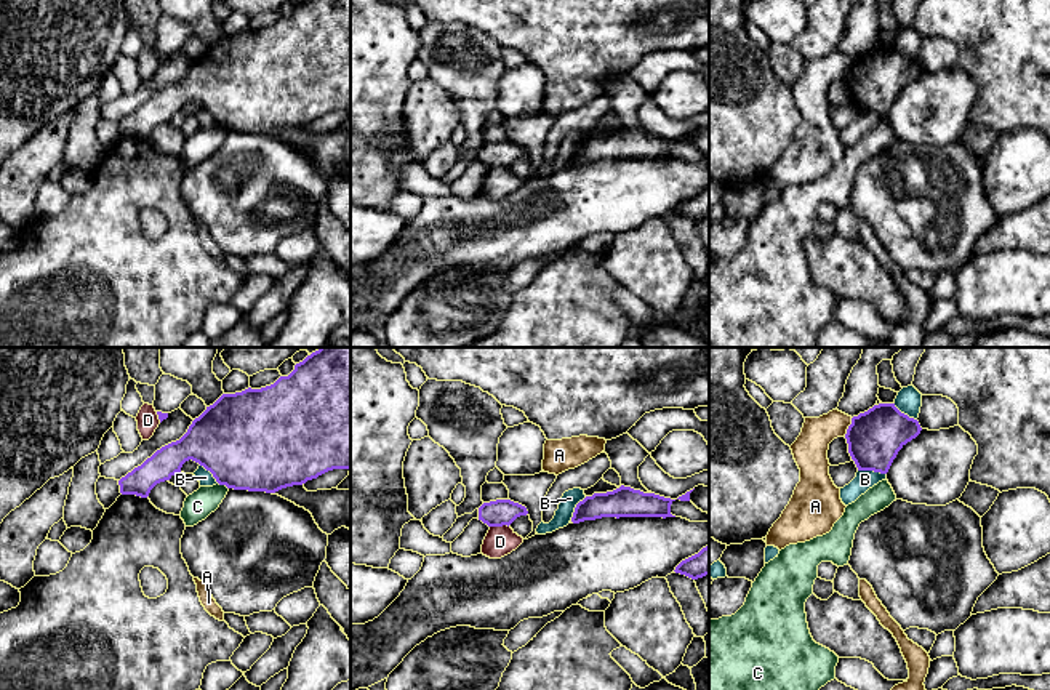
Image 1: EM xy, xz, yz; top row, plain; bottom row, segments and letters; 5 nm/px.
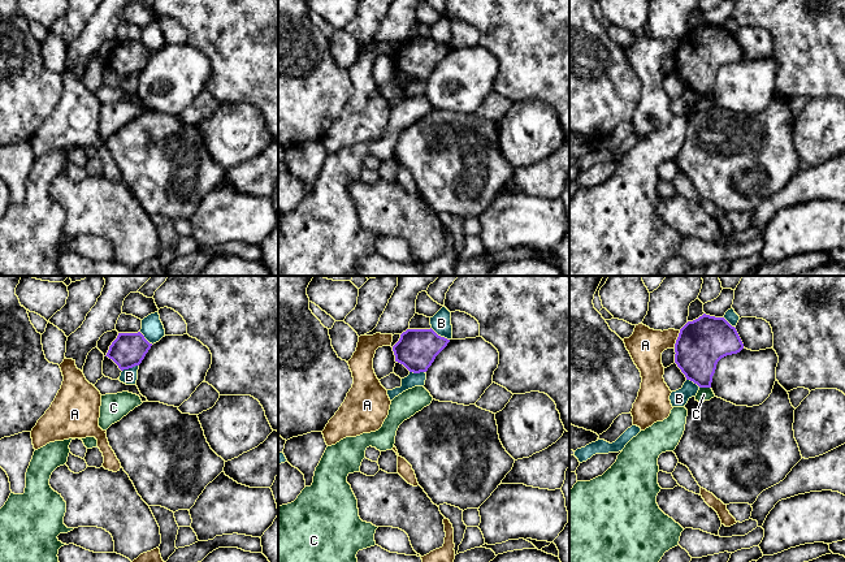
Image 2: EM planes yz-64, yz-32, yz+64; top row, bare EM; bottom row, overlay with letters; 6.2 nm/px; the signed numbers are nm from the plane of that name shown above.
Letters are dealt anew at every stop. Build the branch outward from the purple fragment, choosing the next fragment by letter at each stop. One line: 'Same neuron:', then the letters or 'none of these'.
Same neuron: none of these

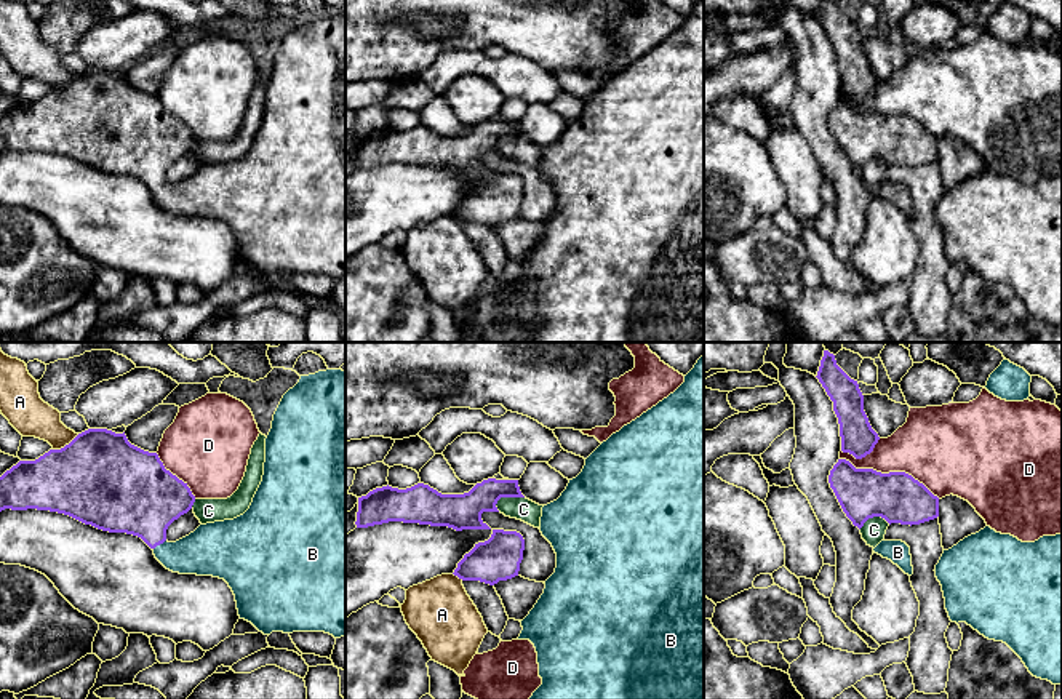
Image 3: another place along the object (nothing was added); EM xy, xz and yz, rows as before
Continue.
Same neuron: B

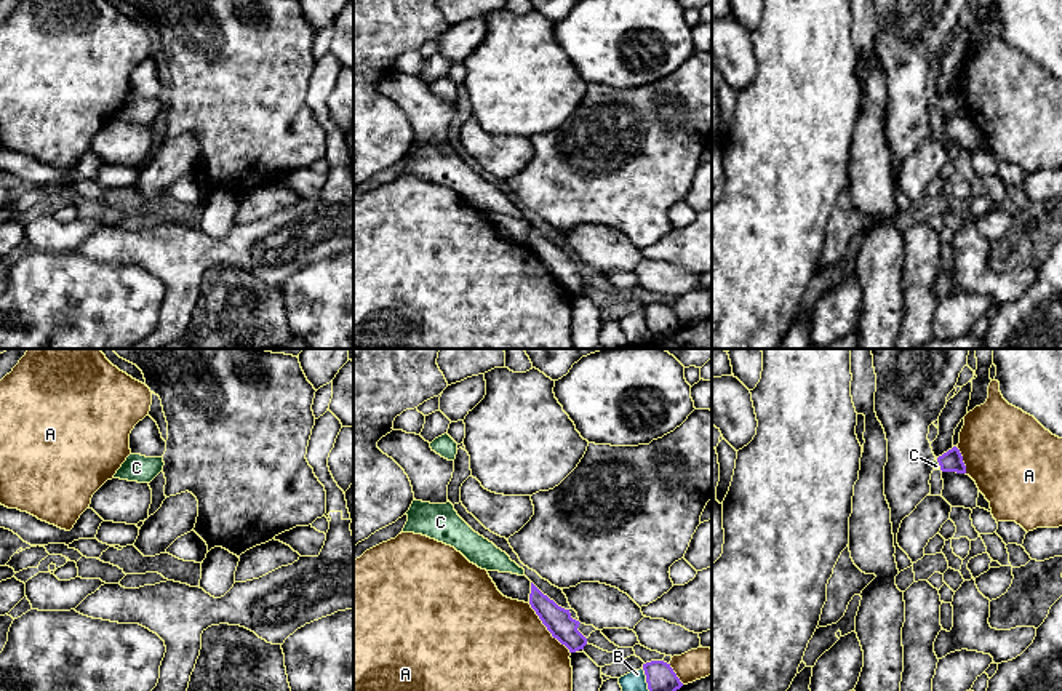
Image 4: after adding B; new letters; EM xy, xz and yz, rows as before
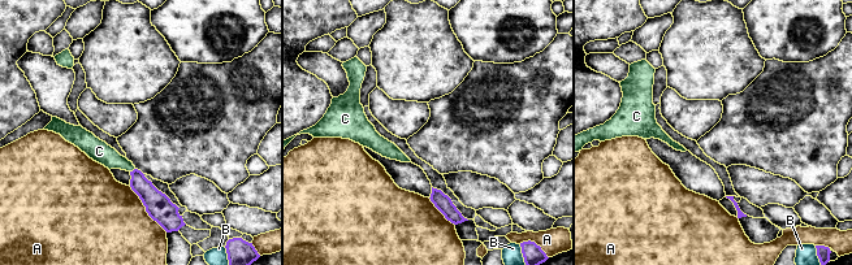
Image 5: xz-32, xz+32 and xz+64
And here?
Same neuron: C

